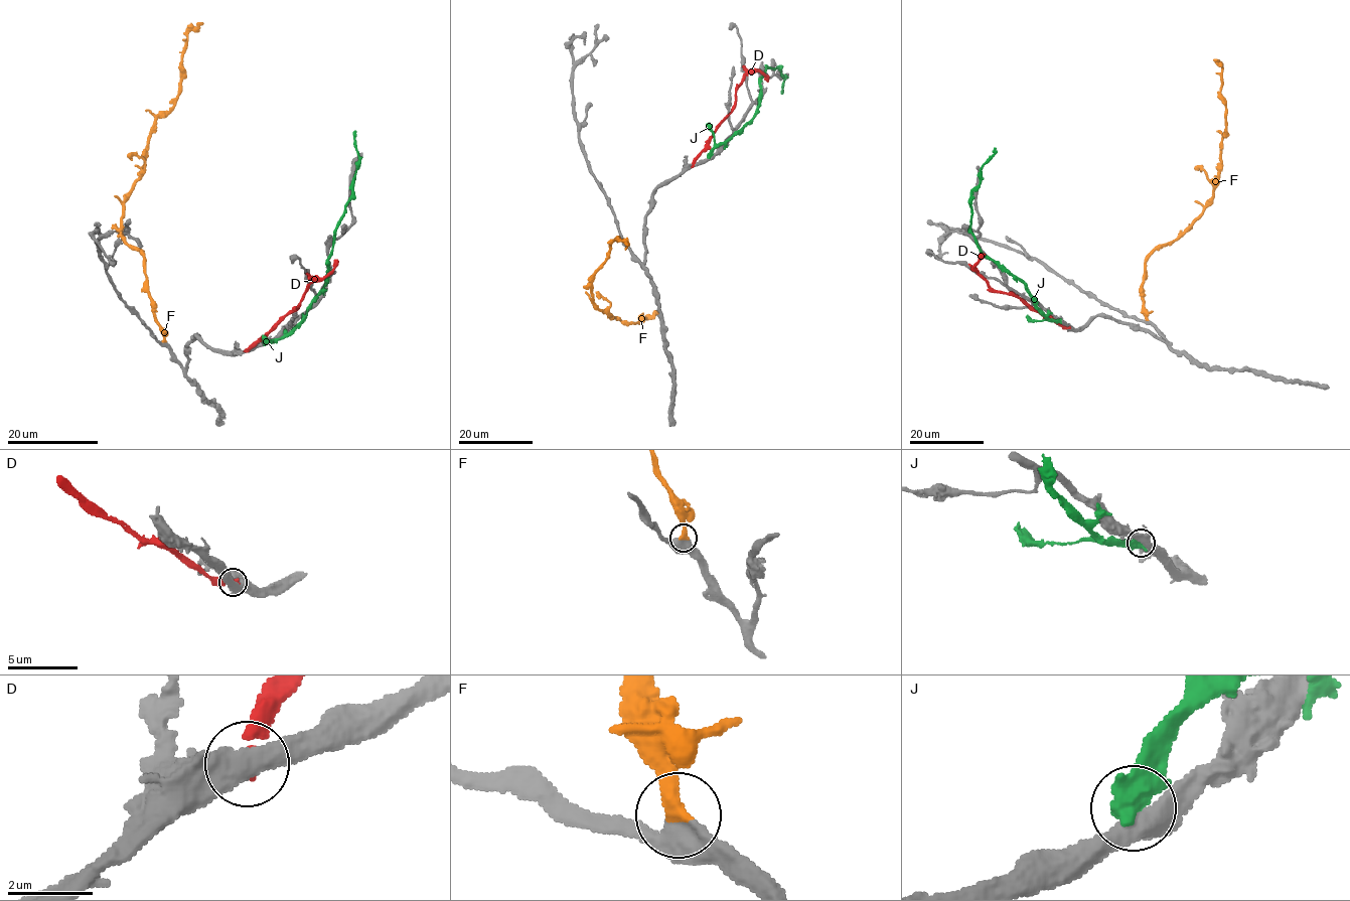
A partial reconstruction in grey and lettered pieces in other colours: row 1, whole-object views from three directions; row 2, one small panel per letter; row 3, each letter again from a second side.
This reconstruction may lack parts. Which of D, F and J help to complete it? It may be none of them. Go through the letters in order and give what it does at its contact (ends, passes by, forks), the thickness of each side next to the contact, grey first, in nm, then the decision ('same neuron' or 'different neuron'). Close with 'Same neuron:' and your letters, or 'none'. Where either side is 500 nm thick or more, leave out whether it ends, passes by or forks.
D: it ends there; 460 nm thick on the grey side, 240 nm on the other; different neuron
F: 500 nm thick on the grey side, 420 nm on the other; same neuron
J: 400 nm thick on the grey side, 650 nm on the other; different neuron
Same neuron: F

